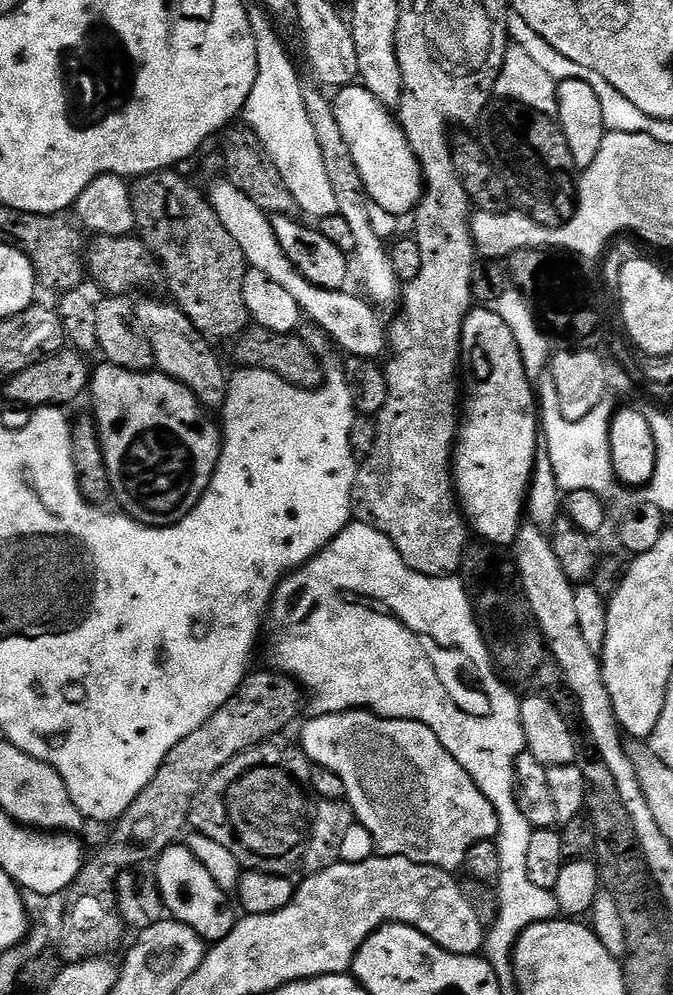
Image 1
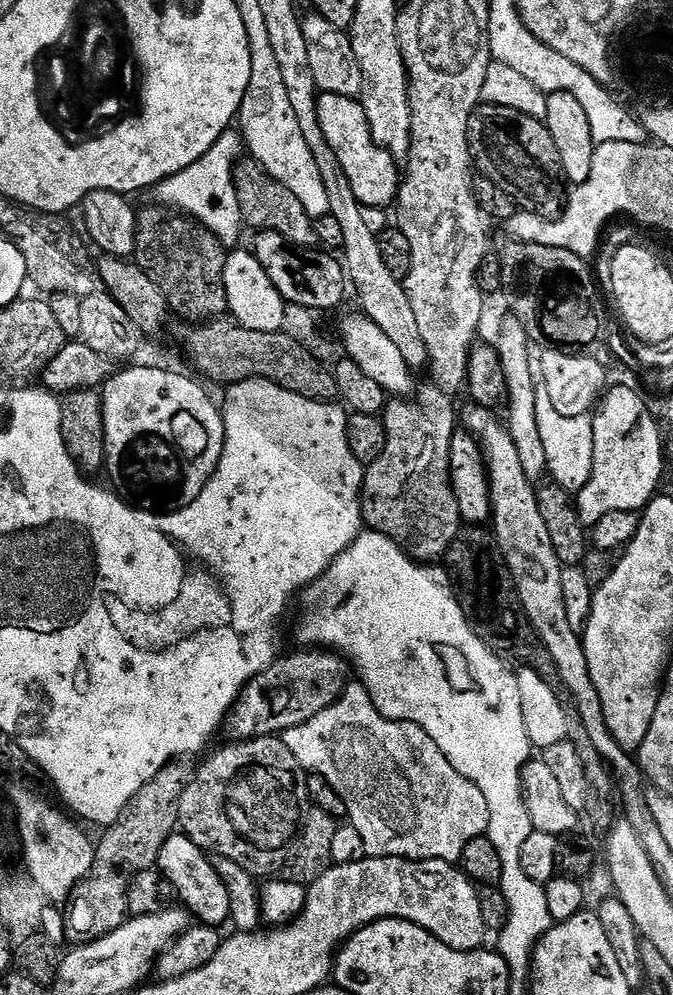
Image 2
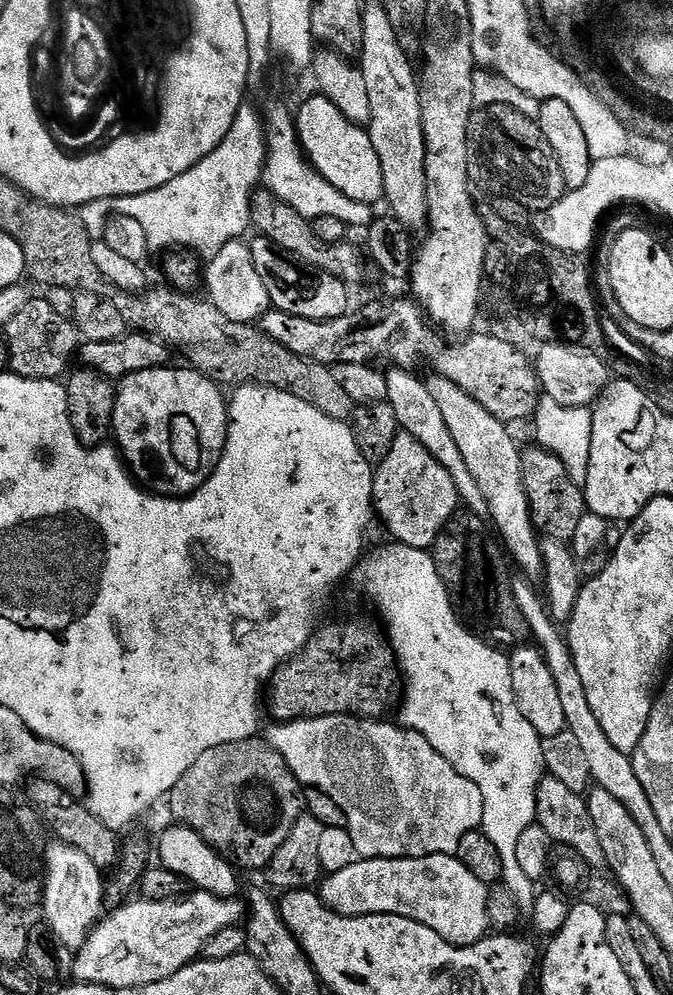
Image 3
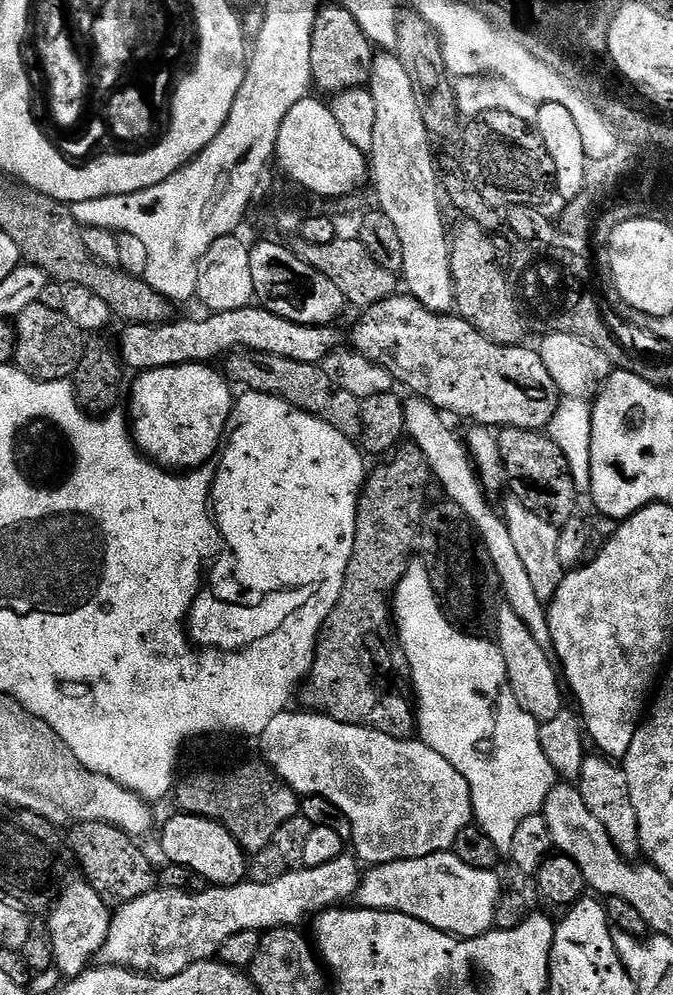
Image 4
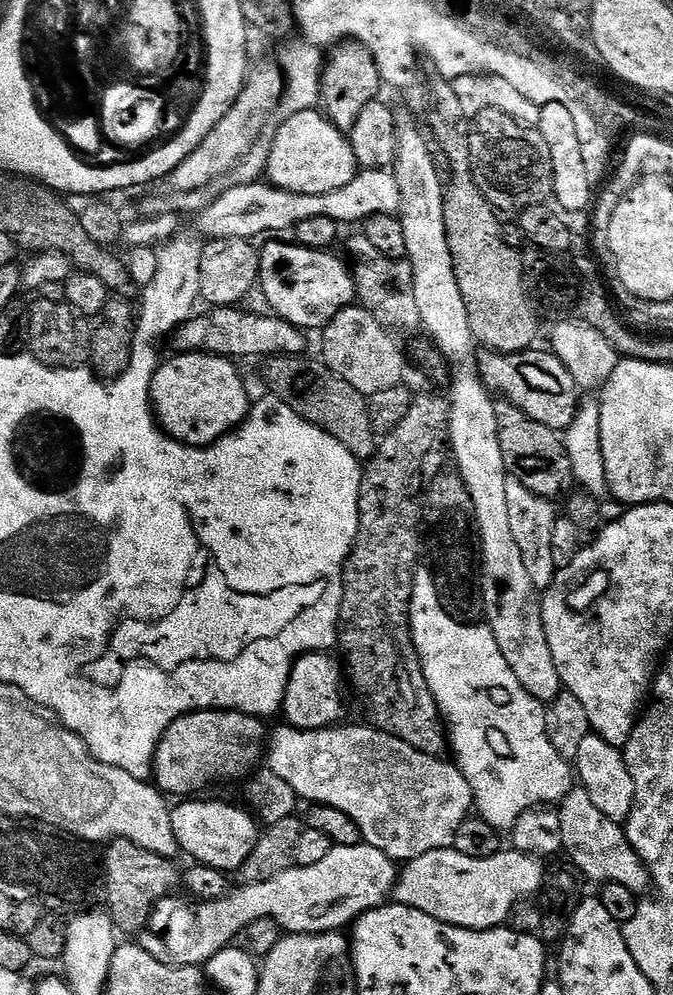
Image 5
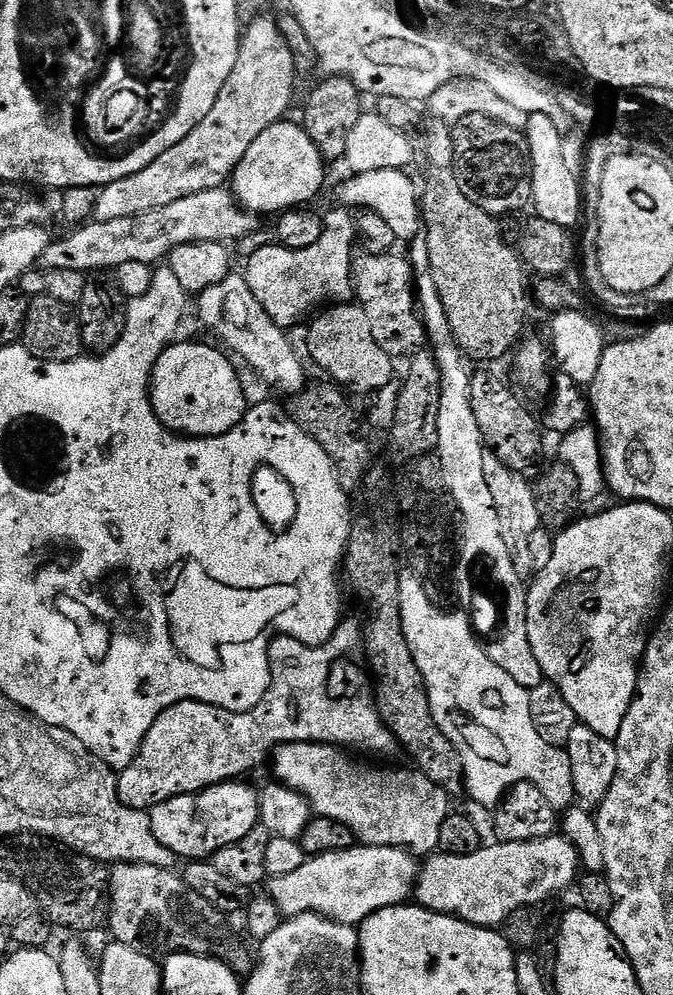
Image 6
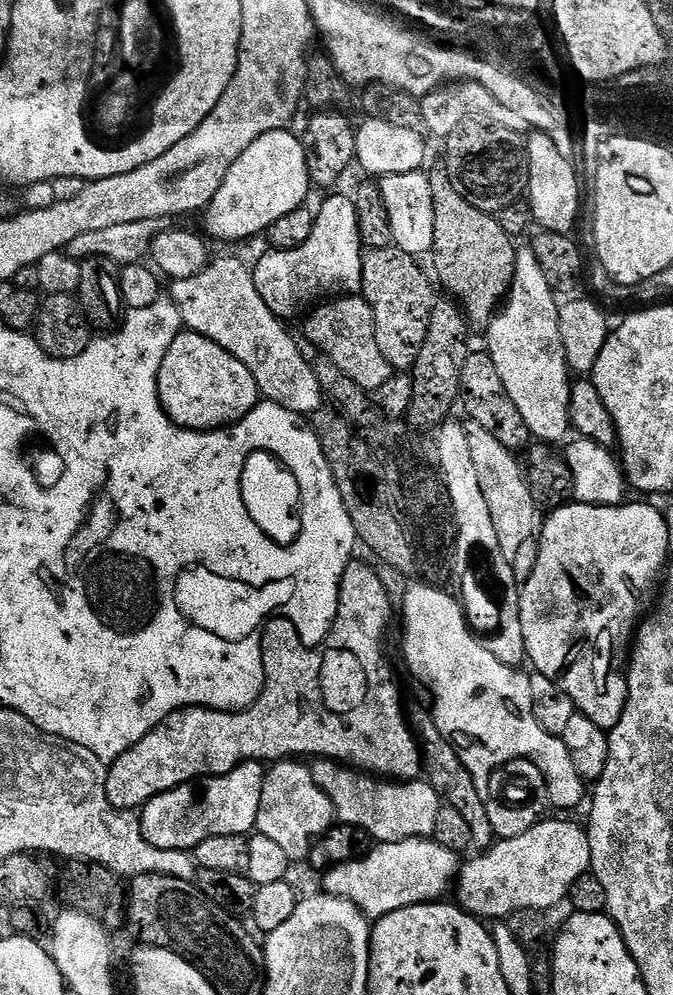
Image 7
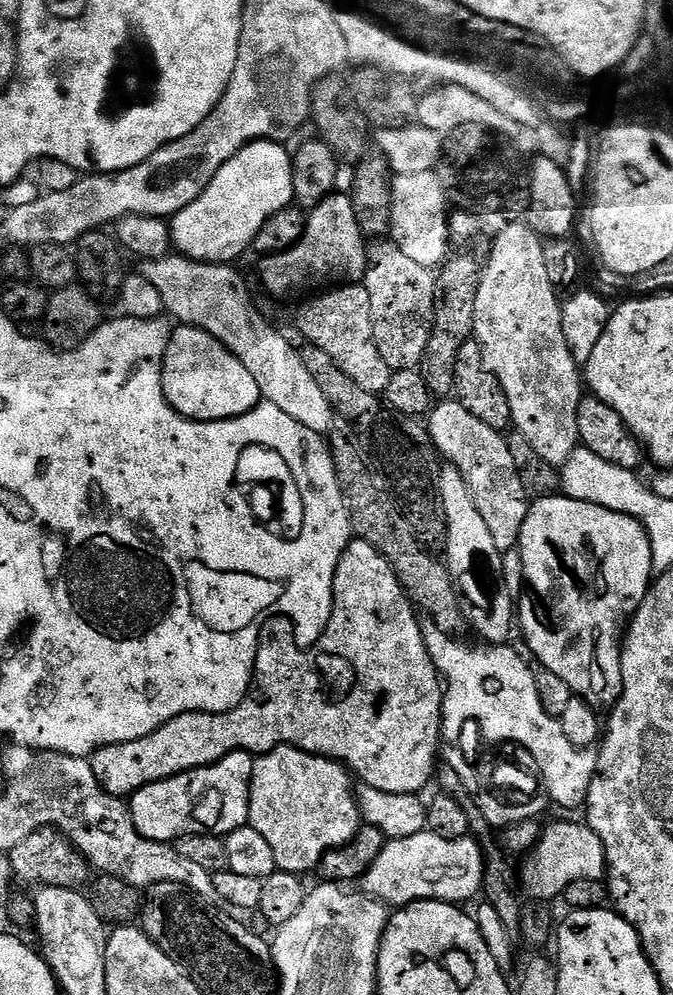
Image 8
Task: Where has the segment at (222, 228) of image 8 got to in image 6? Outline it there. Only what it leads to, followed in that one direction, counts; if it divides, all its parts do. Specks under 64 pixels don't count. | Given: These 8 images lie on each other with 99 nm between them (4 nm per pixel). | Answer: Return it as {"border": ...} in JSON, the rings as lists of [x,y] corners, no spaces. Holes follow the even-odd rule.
{"border":[[[281,122],[262,130],[232,172],[230,191],[243,211],[279,214],[308,206],[324,184],[323,157],[299,123]]]}

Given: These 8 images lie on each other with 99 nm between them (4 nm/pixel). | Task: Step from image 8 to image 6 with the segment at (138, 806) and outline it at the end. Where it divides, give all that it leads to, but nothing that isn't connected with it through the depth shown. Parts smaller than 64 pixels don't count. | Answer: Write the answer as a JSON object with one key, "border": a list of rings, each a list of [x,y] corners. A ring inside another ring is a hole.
{"border":[[[248,782],[215,784],[201,792],[170,798],[150,809],[148,827],[156,841],[176,857],[188,862],[207,861],[222,849],[245,840],[250,833],[257,831],[260,798],[257,789],[244,783]]]}

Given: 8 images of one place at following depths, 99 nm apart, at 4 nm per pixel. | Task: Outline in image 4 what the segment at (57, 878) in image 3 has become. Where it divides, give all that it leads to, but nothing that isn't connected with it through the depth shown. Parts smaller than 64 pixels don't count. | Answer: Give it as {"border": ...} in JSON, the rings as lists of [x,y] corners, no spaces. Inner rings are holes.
{"border":[[[86,882],[79,883],[69,883],[59,893],[51,909],[52,917],[46,921],[47,930],[54,942],[54,964],[57,969],[60,967],[64,978],[81,976],[88,971],[99,957],[100,947],[106,942],[106,934],[112,925],[113,913],[108,904],[102,902],[102,898],[98,898],[98,894]]]}

